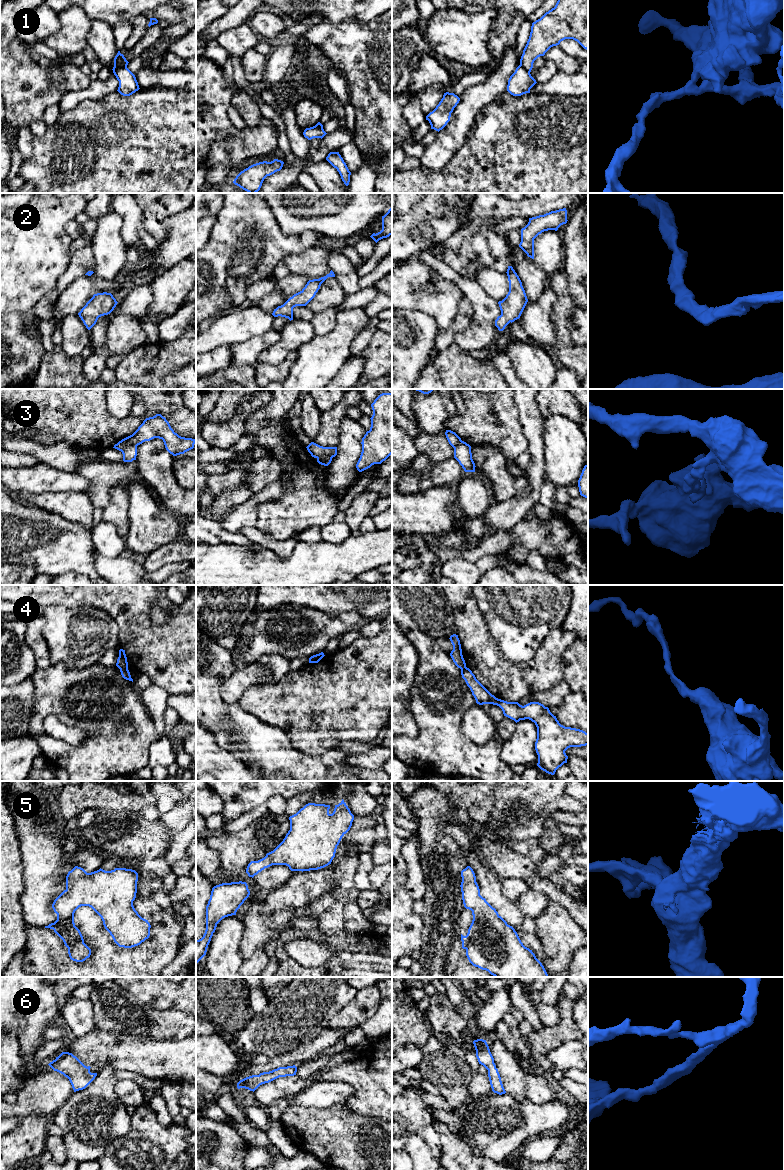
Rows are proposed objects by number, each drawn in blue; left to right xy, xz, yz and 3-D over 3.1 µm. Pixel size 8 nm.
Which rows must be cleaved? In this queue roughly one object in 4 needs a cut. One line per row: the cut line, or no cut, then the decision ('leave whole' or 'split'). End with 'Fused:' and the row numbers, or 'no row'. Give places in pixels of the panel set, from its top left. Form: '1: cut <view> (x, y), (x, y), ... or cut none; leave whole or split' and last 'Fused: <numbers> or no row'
1: cut xy (126, 65), (116, 67), (113, 70); split
2: cut none; leave whole
3: cut xy (136, 445), (126, 444), (120, 450); split
4: cut xy (120, 668), (127, 669); split
5: cut none; leave whole
6: cut none; leave whole
Fused: 1, 3, 4

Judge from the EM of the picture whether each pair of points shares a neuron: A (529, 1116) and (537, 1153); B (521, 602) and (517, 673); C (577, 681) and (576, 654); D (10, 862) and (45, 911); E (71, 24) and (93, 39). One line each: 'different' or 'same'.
A: different
B: different
C: same
D: different
E: different

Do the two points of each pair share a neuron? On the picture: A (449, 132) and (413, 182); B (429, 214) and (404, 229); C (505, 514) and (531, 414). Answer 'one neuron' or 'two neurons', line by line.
A: two neurons
B: one neuron
C: one neuron

